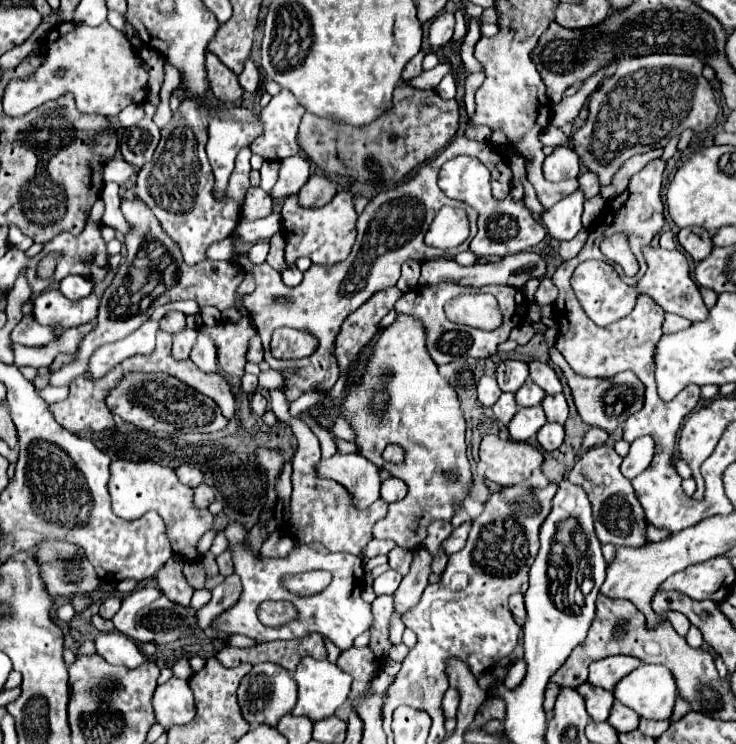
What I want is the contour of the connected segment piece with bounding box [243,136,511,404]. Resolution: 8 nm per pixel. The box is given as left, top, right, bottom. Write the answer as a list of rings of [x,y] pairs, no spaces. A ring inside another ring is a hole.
[[[459,136],[449,146],[445,146],[443,152],[439,152],[433,160],[429,160],[429,164],[423,164],[415,176],[411,176],[409,180],[401,182],[399,186],[395,186],[387,192],[377,194],[367,204],[367,208],[359,216],[357,240],[355,240],[347,260],[343,260],[335,266],[313,264],[305,272],[303,282],[295,288],[287,288],[281,280],[281,274],[275,268],[271,268],[267,262],[261,266],[255,266],[251,270],[251,274],[257,280],[257,288],[251,296],[245,296],[243,306],[249,310],[249,316],[263,340],[265,362],[273,370],[281,372],[281,376],[285,380],[283,392],[285,392],[289,404],[295,402],[301,394],[305,394],[309,390],[329,392],[335,386],[335,382],[339,378],[339,368],[337,368],[337,362],[333,356],[333,348],[335,348],[333,342],[339,332],[339,326],[351,312],[355,312],[377,290],[397,284],[397,280],[401,276],[403,262],[407,262],[411,258],[417,262],[421,262],[421,260],[425,262],[425,260],[429,260],[429,256],[431,258],[435,258],[435,256],[453,258],[457,252],[467,250],[469,242],[477,233],[477,218],[479,218],[477,212],[467,204],[463,204],[463,208],[466,210],[468,219],[471,220],[471,236],[468,236],[465,242],[448,250],[429,248],[423,242],[429,222],[439,212],[439,208],[443,208],[447,204],[457,204],[457,200],[451,200],[441,192],[441,188],[437,186],[437,176],[439,176],[439,168],[443,166],[443,162],[447,162],[455,156],[461,156],[461,154],[471,154],[471,156],[477,156],[481,162],[485,162],[485,166],[491,172],[491,190],[493,190],[495,200],[503,200],[503,196],[509,194],[511,170],[509,170],[507,162],[503,160],[503,156],[491,144],[481,144],[475,140],[467,140],[465,136]],[[277,326],[291,326],[295,330],[311,334],[319,342],[317,350],[303,360],[273,360],[273,356],[269,352],[269,336]],[[287,368],[293,368],[295,372],[289,372]]]

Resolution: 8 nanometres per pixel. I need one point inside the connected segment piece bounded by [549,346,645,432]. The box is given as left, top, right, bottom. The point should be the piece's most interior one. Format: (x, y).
(606, 403)

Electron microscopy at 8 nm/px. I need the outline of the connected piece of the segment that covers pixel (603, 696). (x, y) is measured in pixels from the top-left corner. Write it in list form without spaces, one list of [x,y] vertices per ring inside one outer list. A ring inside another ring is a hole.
[[[589,682],[581,684],[577,688],[577,692],[585,698],[585,706],[587,706],[587,712],[589,716],[595,720],[595,722],[605,722],[607,716],[609,716],[609,710],[611,710],[611,704],[613,704],[613,694],[609,690],[603,690],[603,688],[597,688]]]

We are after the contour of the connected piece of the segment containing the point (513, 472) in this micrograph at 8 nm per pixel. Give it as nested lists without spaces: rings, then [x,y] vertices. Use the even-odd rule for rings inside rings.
[[[483,436],[479,458],[487,464],[485,478],[501,486],[525,482],[543,462],[543,456],[535,446],[527,442],[499,440],[497,436]]]

